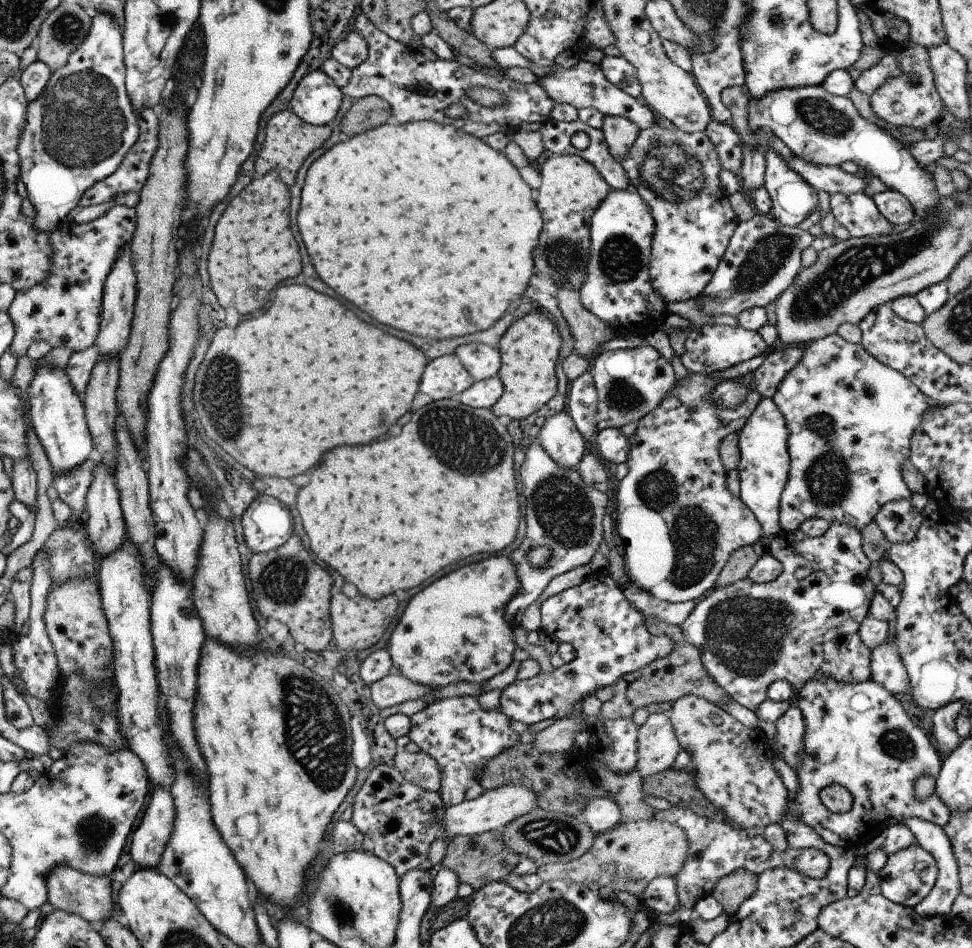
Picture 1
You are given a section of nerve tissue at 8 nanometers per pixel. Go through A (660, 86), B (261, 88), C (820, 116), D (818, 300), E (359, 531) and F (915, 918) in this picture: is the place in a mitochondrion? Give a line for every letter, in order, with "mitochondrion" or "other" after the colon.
A: other
B: other
C: mitochondrion
D: mitochondrion
E: other
F: other

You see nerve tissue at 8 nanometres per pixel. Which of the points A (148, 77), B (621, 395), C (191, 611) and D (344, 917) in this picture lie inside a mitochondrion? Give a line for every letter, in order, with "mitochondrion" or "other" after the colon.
A: other
B: mitochondrion
C: other
D: mitochondrion

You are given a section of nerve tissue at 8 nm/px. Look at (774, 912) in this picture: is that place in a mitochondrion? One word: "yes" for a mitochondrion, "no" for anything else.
no

